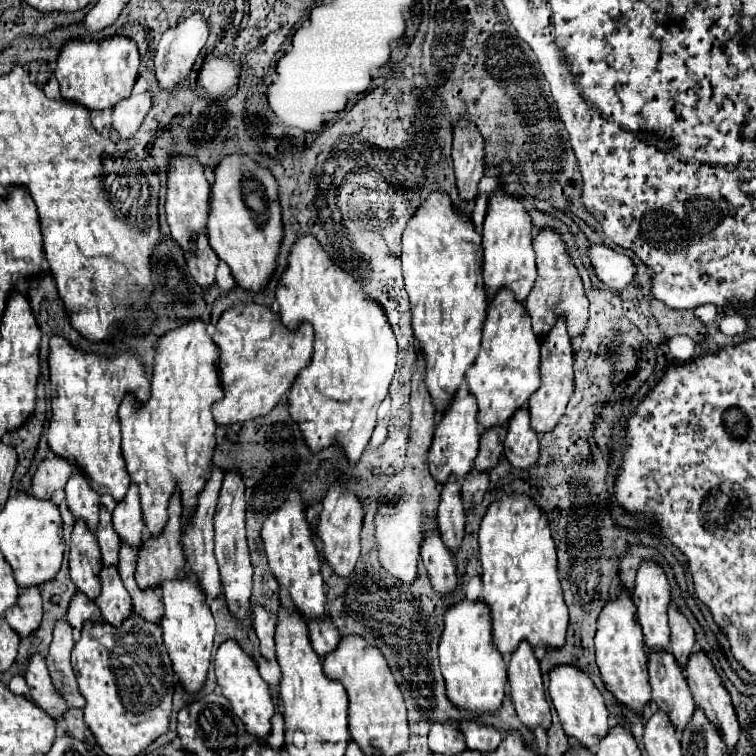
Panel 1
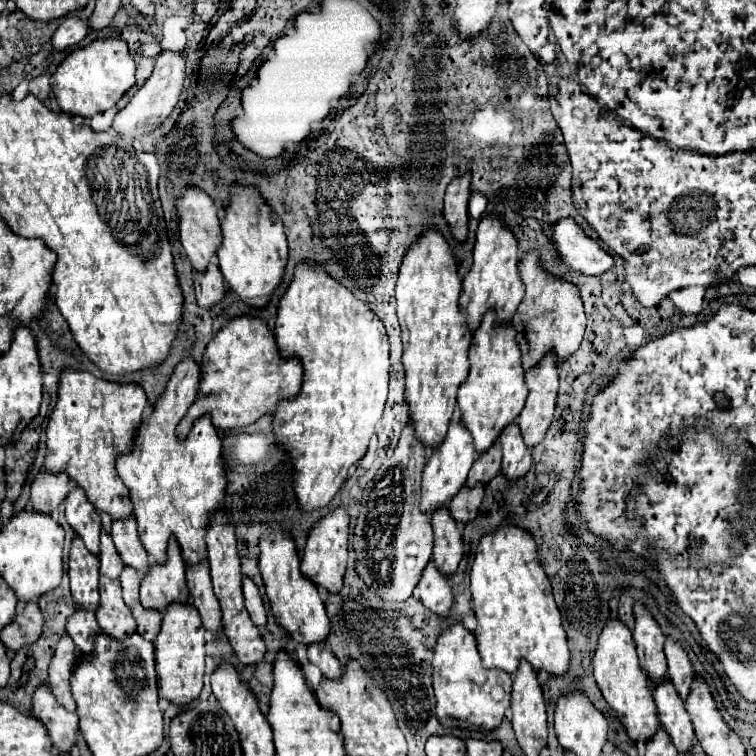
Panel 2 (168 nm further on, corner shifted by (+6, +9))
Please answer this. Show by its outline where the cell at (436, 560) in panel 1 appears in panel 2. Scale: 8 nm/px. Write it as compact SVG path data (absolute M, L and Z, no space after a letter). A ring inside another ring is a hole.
M430 562L426 566L426 570L422 574L422 580L414 590L414 596L418 596L430 612L434 612L442 618L448 616L448 610L452 606L452 590L448 586L446 576L438 574L434 562Z

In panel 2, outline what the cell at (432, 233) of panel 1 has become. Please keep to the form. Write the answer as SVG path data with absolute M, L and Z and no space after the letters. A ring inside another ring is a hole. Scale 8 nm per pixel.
M438 230L426 232L404 256L400 276L396 282L396 304L398 304L398 320L402 330L402 364L406 374L406 392L404 400L408 404L410 422L414 426L416 438L430 448L436 448L444 442L444 434L448 432L450 418L456 410L456 392L460 384L468 378L468 348L472 334L468 332L466 316L458 310L458 298L462 292L462 278L458 276L458 266L454 254Z

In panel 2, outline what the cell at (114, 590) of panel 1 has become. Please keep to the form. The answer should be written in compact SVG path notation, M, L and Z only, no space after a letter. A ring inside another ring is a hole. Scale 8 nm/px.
M100 576L100 608L96 610L96 620L104 634L110 638L124 638L124 634L136 632L136 620L122 600L120 582Z

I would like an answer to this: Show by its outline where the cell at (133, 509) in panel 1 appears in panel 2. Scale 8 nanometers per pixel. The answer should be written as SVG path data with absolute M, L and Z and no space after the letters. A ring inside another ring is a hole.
M130 516L126 520L112 522L112 540L114 540L116 550L126 566L132 566L140 574L148 572L152 562L150 562L140 538L138 538L134 516Z

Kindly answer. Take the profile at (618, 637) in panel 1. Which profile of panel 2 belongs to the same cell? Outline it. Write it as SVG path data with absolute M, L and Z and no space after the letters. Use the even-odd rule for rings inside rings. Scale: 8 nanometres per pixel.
M620 620L606 622L606 626L600 634L598 648L594 654L594 678L598 682L598 688L604 696L604 700L620 718L630 740L648 742L660 726L658 714L656 714L656 704L652 698L652 688L648 684L648 676L644 676L644 672L638 664L632 632Z

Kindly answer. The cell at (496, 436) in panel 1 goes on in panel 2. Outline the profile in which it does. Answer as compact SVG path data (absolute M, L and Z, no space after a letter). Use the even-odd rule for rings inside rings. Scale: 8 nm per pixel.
M494 444L488 452L478 456L478 460L474 462L474 466L472 466L470 474L468 474L466 486L472 488L476 484L488 484L494 476L500 474L500 460L502 460L500 444Z

